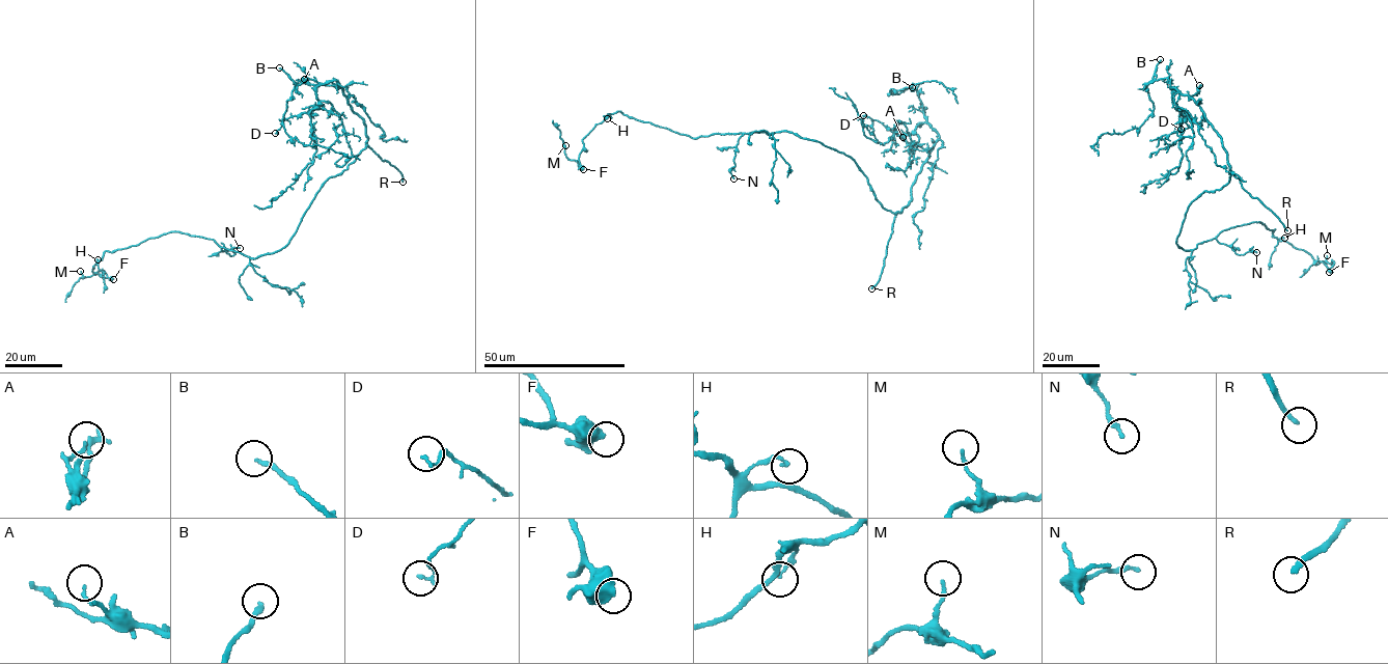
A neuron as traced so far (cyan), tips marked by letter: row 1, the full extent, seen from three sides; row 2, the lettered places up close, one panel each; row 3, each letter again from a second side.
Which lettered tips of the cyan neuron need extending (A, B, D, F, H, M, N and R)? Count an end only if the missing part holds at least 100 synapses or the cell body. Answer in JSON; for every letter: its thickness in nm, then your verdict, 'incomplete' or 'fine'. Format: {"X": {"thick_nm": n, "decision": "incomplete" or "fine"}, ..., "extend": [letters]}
{"A": {"thick_nm": 120, "decision": "fine"}, "B": {"thick_nm": 200, "decision": "fine"}, "D": {"thick_nm": 130, "decision": "fine"}, "F": {"thick_nm": 650, "decision": "fine"}, "H": {"thick_nm": 160, "decision": "fine"}, "M": {"thick_nm": 130, "decision": "fine"}, "N": {"thick_nm": 200, "decision": "fine"}, "R": {"thick_nm": 190, "decision": "incomplete"}, "extend": ["R"]}

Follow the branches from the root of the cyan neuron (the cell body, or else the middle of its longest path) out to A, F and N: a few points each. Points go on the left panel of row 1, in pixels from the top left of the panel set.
A: (303, 214), (323, 184), (348, 169), (367, 138), (363, 118), (341, 87), (304, 79)
F: (303, 214), (288, 243), (254, 258), (219, 247), (214, 240), (172, 231), (106, 250), (92, 272), (113, 279)
N: (303, 214), (279, 250), (254, 258), (221, 250), (230, 255), (240, 248)

